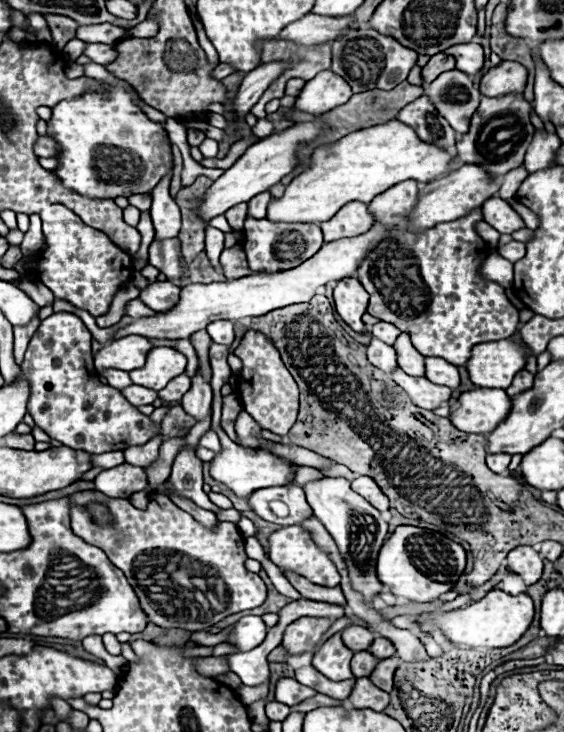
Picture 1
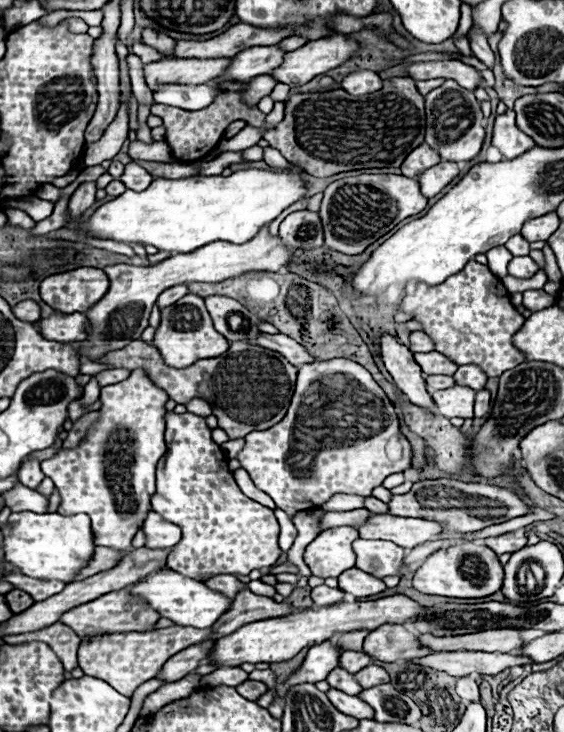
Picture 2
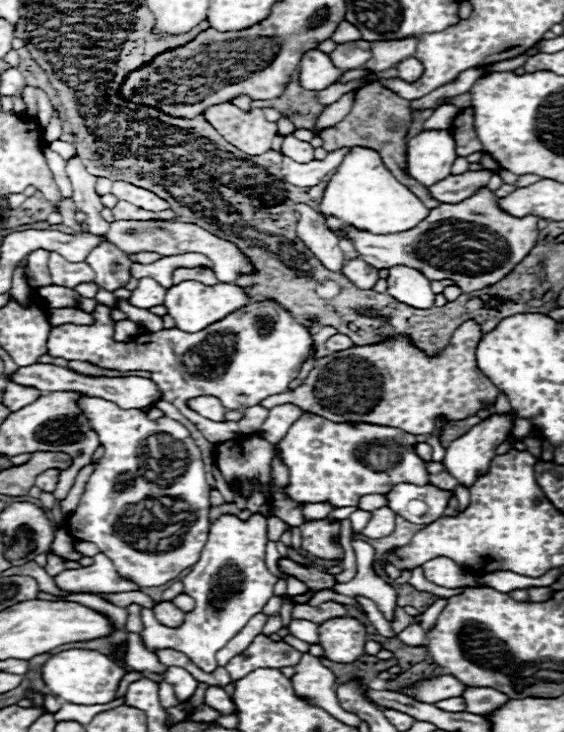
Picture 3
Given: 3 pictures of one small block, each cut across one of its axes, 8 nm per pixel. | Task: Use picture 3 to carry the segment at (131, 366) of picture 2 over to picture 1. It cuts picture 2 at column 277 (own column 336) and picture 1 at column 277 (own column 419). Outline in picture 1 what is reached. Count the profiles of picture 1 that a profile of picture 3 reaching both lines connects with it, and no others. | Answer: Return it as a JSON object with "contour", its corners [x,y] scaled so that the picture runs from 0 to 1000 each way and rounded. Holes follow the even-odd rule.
{"contour":[[[440,451],[426,467],[426,473],[415,478],[415,484],[429,492],[426,505],[426,527],[418,533],[433,560],[454,574],[454,579],[468,587],[479,587],[493,596],[507,596],[514,585],[525,577],[528,568],[528,527],[514,508],[507,505],[504,495],[496,492],[496,484],[482,464],[472,456],[461,456],[454,451]]]}

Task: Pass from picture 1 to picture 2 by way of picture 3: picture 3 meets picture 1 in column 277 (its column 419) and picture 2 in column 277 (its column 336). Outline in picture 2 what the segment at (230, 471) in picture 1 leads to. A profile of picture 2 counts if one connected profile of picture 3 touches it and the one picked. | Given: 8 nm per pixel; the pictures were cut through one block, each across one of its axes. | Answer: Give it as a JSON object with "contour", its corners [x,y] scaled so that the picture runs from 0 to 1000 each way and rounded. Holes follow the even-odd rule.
{"contour":[[[613,489],[539,497],[528,505],[525,533],[504,574],[475,587],[447,590],[433,601],[433,612],[418,623],[422,631],[443,648],[454,667],[472,672],[489,686],[489,694],[514,705],[532,697],[571,691],[592,675],[656,678],[656,672],[674,664],[684,650],[716,645],[730,637],[730,612],[709,593],[695,549],[667,522],[660,525],[660,514],[649,503]]]}

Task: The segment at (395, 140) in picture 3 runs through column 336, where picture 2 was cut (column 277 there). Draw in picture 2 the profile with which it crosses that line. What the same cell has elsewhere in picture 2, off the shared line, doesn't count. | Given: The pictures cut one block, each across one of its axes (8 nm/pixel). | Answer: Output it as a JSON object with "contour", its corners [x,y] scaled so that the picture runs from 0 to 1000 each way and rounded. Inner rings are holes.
{"contour":[[[730,107],[677,109],[677,120],[645,131],[617,131],[606,120],[578,126],[518,128],[507,137],[504,164],[486,175],[468,178],[465,189],[500,208],[511,221],[535,227],[546,238],[578,243],[603,235],[624,235],[642,230],[706,230],[716,216],[752,194],[752,131],[741,128]]]}

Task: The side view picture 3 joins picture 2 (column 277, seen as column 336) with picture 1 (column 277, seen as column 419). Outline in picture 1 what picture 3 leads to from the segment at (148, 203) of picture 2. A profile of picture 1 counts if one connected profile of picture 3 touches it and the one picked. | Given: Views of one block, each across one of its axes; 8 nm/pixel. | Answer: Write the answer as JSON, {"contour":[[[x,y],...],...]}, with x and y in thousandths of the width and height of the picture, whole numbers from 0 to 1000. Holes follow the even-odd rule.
{"contour":[[[706,164],[663,172],[660,178],[635,178],[599,194],[557,202],[546,230],[507,254],[500,270],[479,273],[472,298],[479,303],[567,306],[589,298],[613,276],[656,276],[667,265],[706,249],[741,246],[759,251],[791,235],[798,219],[801,213],[791,205],[745,194],[738,180]]]}

